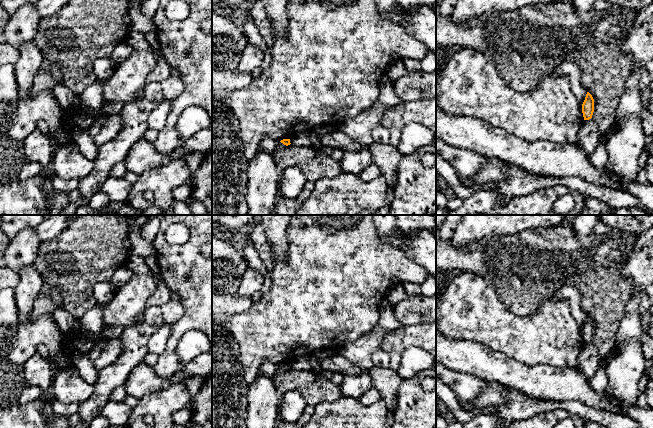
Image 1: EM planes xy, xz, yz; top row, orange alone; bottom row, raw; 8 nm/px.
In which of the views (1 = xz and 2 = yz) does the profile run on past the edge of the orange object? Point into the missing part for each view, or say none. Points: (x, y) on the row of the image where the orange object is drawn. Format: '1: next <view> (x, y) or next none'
1: next none
2: next none

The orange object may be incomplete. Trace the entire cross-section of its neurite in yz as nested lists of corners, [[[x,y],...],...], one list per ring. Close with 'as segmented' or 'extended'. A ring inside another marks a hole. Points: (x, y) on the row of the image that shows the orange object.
[[[587,92],[585,100],[582,104],[582,113],[584,120],[589,120],[592,118],[594,112],[594,99],[592,95]]] | as segmented

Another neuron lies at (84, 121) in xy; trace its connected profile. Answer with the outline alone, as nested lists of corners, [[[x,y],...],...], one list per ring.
[[[72,113],[70,124],[73,126],[73,128],[82,128],[84,130],[88,130],[94,124],[94,118],[90,115]]]

